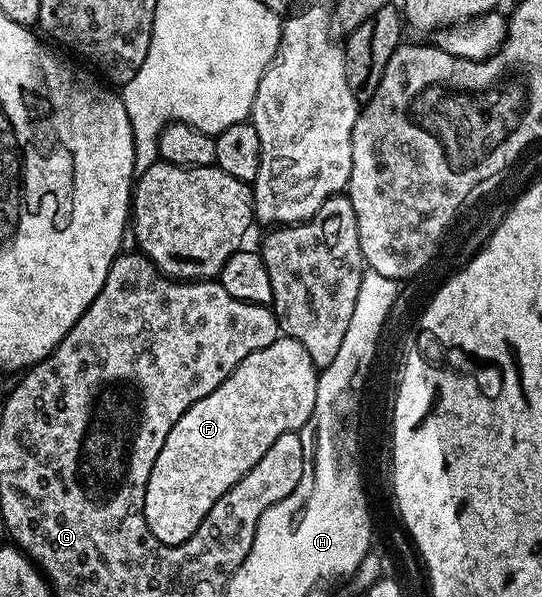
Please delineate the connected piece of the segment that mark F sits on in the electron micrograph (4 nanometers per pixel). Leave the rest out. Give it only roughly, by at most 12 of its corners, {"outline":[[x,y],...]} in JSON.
{"outline":[[250,352],[170,428],[146,480],[158,541],[314,412],[310,352]]}

